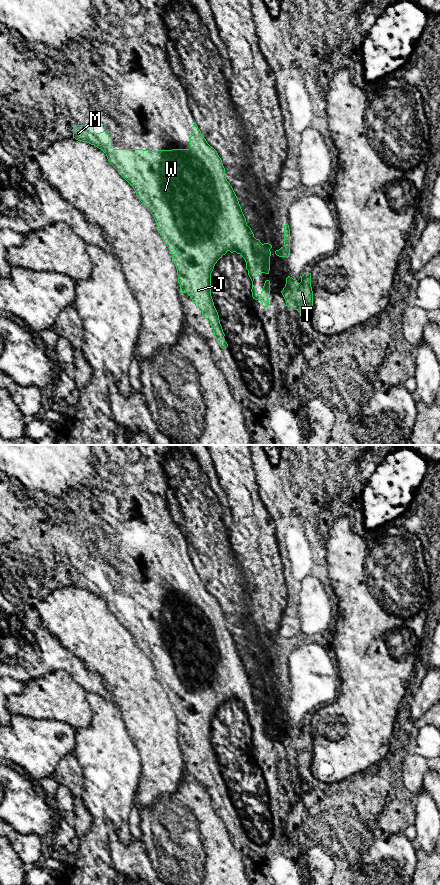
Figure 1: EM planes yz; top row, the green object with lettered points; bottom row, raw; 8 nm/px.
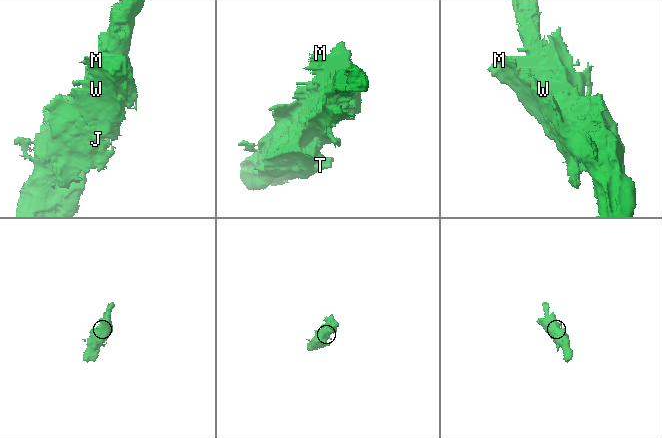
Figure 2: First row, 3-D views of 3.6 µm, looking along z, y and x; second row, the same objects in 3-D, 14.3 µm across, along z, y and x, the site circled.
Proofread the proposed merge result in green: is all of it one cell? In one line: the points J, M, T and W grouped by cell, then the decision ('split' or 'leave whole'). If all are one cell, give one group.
J M T W | leave whole

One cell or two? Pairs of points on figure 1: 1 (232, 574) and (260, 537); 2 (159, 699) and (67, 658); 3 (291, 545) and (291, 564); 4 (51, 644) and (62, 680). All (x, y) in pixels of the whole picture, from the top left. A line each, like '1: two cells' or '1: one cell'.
1: two cells
2: two cells
3: one cell
4: two cells

